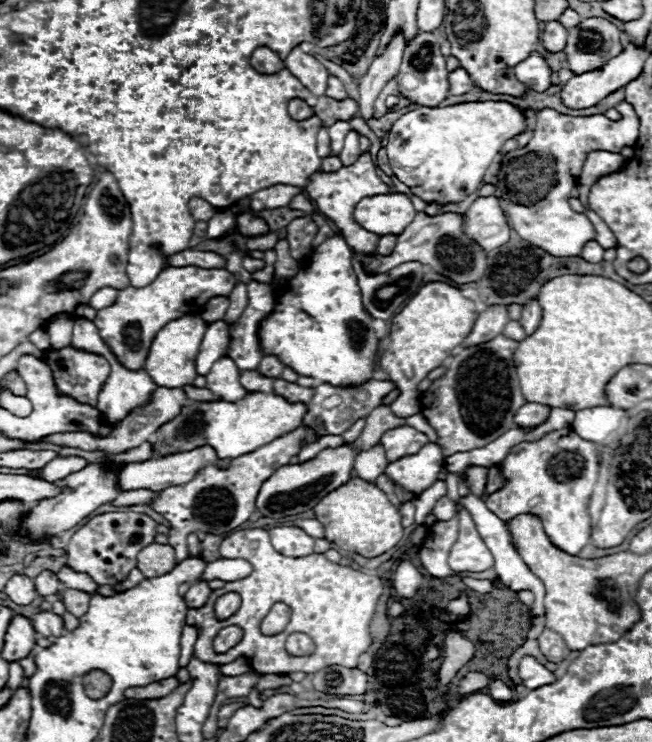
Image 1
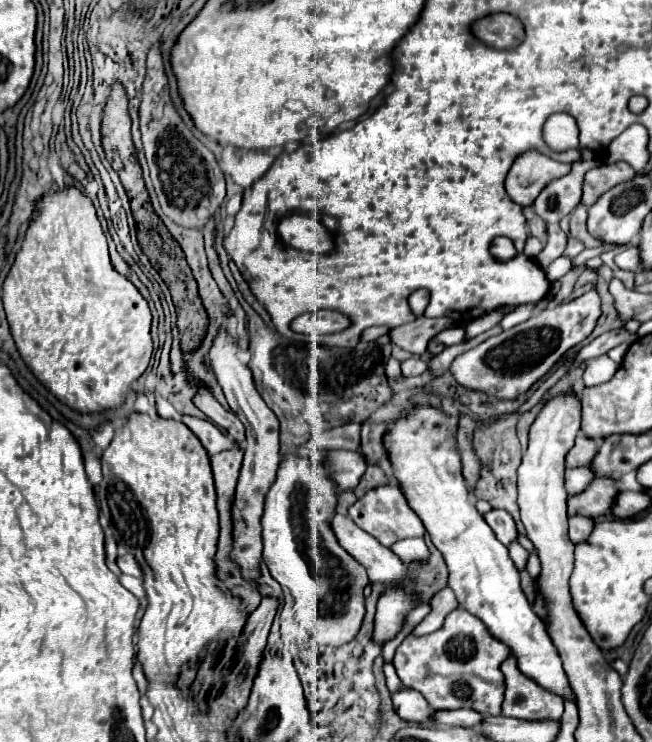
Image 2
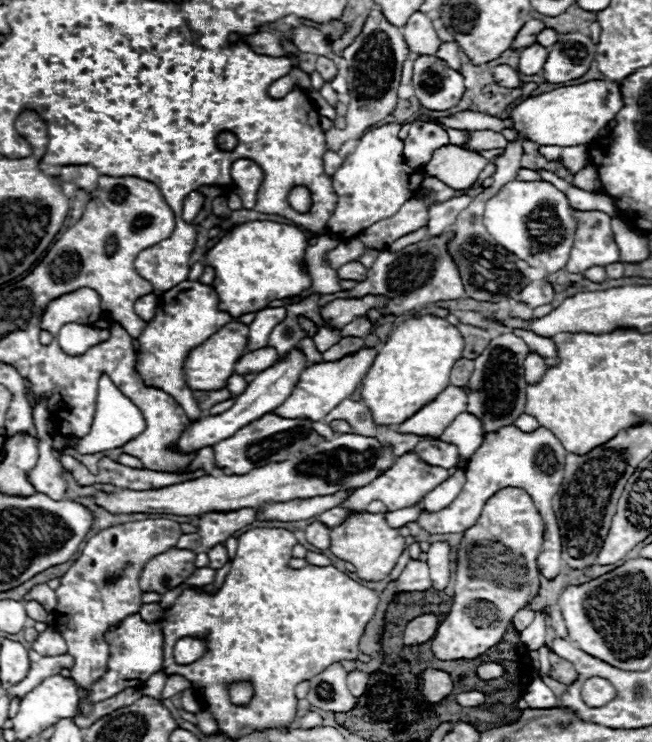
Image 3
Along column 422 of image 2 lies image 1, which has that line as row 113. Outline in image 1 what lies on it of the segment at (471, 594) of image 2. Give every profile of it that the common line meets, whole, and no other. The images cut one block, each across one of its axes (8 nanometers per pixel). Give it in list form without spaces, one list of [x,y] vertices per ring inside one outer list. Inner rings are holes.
[[[464,102],[444,108],[416,108],[390,128],[388,160],[394,176],[426,202],[460,202],[470,196],[502,144],[526,130],[526,116],[510,102]]]

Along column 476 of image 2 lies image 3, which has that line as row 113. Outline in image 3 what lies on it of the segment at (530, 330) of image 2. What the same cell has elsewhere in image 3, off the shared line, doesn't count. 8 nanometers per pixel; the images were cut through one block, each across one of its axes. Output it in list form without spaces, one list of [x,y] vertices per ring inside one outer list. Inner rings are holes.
[[[372,10],[364,22],[362,32],[356,40],[342,52],[348,60],[348,94],[350,104],[346,110],[346,128],[344,130],[326,130],[328,150],[340,150],[346,140],[360,138],[368,126],[386,118],[398,104],[398,86],[402,72],[402,32],[400,28],[386,22],[380,10]]]

